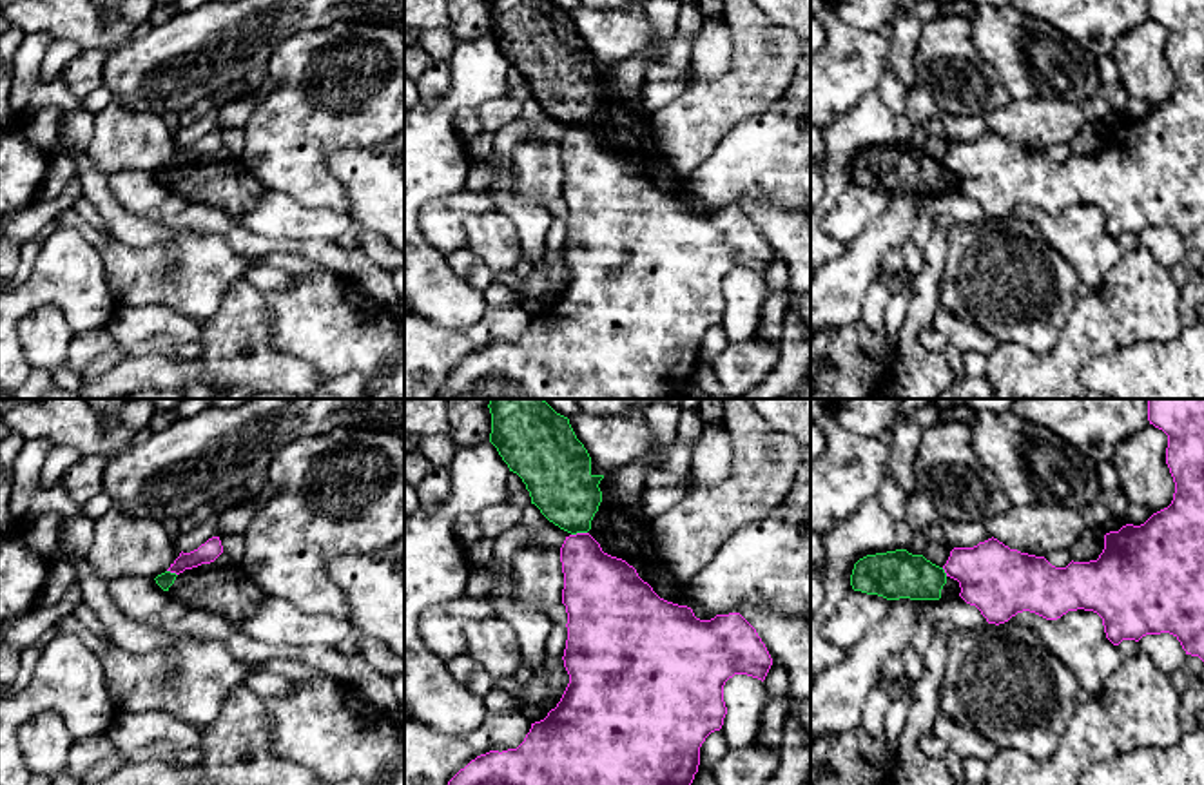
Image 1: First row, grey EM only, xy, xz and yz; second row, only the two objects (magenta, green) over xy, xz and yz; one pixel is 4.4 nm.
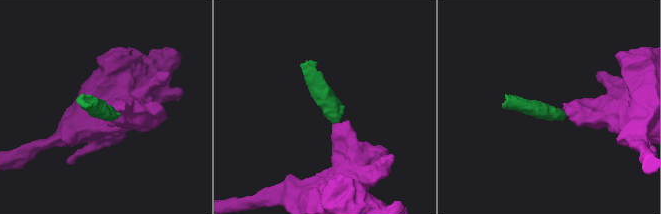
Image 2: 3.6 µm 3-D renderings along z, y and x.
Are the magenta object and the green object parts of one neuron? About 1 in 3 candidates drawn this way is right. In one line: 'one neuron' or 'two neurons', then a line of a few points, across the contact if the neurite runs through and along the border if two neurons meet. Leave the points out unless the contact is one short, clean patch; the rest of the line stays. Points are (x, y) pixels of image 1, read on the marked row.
two neurons | xz (586, 532), (572, 535)

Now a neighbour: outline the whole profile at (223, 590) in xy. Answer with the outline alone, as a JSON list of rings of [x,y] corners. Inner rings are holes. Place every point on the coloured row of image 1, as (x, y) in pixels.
[[[201,564],[180,575],[165,571],[154,580],[170,600],[185,604],[190,611],[209,611],[230,622],[252,616],[267,596],[238,564]]]

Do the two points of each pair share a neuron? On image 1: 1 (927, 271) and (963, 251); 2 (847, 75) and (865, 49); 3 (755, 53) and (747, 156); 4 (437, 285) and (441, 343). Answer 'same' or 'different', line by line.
1: different
2: same
3: different
4: different

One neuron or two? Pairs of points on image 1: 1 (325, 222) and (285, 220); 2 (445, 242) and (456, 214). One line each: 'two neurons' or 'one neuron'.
1: one neuron
2: one neuron

